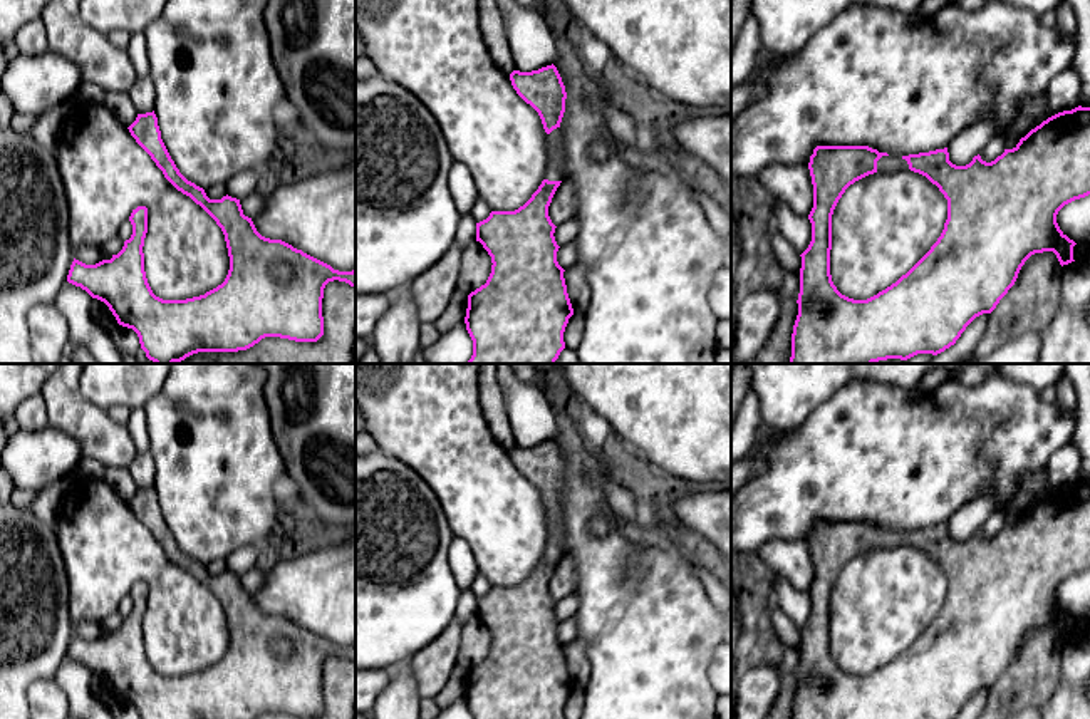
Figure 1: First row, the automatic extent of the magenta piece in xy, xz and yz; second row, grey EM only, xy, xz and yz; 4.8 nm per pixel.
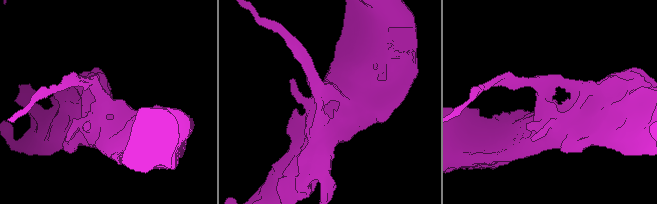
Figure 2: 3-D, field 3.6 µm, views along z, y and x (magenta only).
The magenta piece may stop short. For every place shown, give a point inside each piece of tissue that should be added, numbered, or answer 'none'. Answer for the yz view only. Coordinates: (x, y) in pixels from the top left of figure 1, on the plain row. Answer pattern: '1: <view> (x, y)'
1: yz (886, 538)

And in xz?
1: xz (554, 515)

